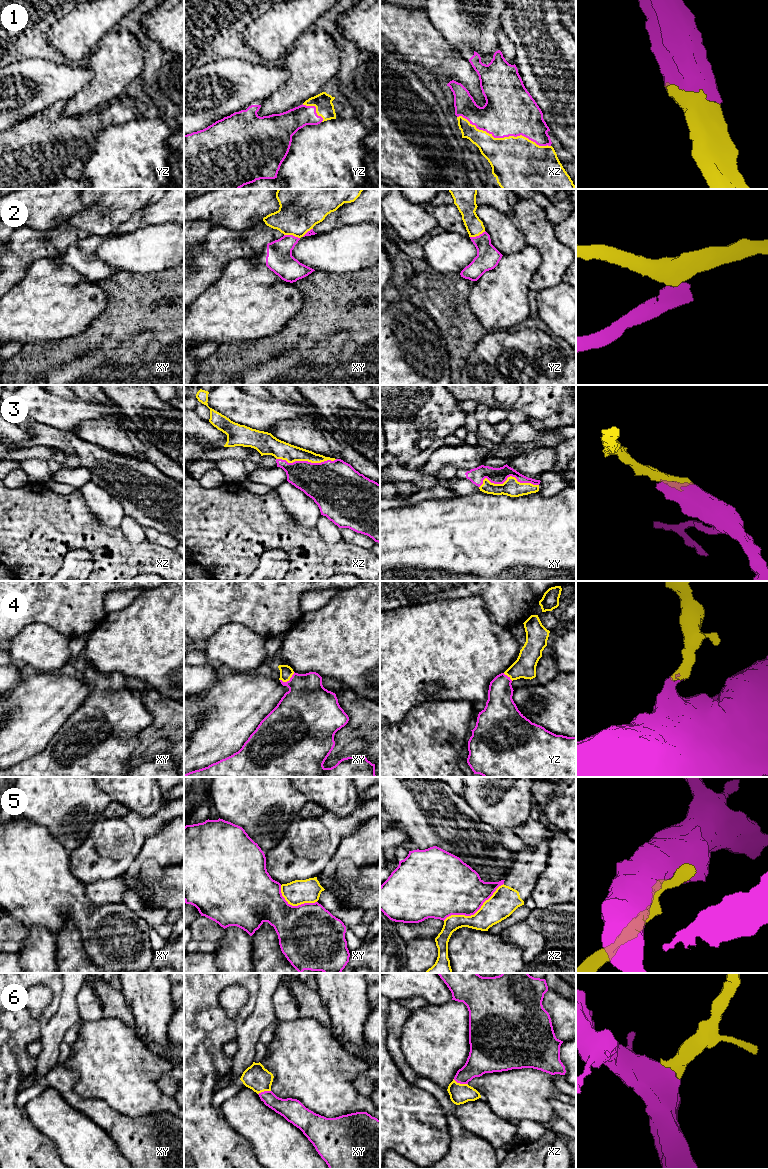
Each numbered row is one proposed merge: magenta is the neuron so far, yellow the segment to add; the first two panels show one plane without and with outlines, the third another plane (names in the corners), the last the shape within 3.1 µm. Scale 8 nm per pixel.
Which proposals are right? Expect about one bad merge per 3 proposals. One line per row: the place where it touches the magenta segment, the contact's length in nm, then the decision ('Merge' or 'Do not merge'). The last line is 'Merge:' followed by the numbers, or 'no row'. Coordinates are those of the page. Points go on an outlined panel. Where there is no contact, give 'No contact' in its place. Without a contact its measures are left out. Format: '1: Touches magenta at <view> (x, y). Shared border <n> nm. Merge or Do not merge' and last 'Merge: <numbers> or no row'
1: Touches magenta at xz (504, 136). Shared border 800 nm. Merge
2: Touches magenta at xy (292, 235). Shared border 130 nm. Do not merge
3: Touches magenta at xy (507, 477). Shared border 480 nm. Merge
4: Touches magenta at xy (289, 680). Shared border 140 nm. Merge
5: Touches magenta at xz (474, 913). Shared border 550 nm. Do not merge
6: Touches magenta at xz (460, 1083). Shared border 130 nm. Merge
Merge: 1, 3, 4, 6

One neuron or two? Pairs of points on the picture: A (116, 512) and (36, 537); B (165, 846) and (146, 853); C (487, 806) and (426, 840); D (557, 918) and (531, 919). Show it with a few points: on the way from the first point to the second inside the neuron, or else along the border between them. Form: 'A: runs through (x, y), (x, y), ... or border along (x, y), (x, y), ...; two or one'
A: border along (84, 498), (88, 508), (100, 522), (119, 526); two
B: runs through (160, 847), (151, 849); one
C: border along (462, 798), (482, 821), (493, 827); two
D: runs through (551, 919), (537, 919); one

